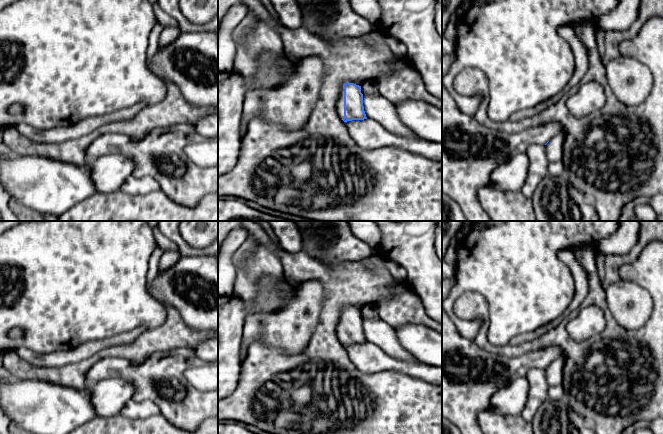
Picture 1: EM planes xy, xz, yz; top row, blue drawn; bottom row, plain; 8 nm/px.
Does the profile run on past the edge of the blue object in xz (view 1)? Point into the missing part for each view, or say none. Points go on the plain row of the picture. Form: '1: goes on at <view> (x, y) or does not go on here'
1: goes on at xz (340, 326)

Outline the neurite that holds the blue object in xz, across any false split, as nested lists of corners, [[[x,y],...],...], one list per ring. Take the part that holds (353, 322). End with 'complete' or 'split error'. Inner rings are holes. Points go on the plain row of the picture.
[[[346,306],[341,311],[336,331],[339,341],[344,346],[367,343],[361,310],[354,307]]]; split error

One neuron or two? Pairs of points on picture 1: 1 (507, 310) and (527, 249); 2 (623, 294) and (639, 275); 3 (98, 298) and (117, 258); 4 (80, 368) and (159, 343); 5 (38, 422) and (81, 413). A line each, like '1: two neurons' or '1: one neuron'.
1: one neuron
2: two neurons
3: one neuron
4: one neuron
5: one neuron

